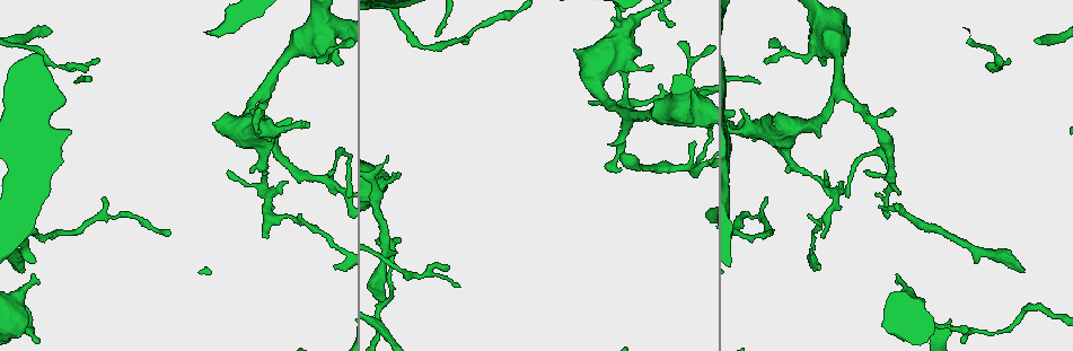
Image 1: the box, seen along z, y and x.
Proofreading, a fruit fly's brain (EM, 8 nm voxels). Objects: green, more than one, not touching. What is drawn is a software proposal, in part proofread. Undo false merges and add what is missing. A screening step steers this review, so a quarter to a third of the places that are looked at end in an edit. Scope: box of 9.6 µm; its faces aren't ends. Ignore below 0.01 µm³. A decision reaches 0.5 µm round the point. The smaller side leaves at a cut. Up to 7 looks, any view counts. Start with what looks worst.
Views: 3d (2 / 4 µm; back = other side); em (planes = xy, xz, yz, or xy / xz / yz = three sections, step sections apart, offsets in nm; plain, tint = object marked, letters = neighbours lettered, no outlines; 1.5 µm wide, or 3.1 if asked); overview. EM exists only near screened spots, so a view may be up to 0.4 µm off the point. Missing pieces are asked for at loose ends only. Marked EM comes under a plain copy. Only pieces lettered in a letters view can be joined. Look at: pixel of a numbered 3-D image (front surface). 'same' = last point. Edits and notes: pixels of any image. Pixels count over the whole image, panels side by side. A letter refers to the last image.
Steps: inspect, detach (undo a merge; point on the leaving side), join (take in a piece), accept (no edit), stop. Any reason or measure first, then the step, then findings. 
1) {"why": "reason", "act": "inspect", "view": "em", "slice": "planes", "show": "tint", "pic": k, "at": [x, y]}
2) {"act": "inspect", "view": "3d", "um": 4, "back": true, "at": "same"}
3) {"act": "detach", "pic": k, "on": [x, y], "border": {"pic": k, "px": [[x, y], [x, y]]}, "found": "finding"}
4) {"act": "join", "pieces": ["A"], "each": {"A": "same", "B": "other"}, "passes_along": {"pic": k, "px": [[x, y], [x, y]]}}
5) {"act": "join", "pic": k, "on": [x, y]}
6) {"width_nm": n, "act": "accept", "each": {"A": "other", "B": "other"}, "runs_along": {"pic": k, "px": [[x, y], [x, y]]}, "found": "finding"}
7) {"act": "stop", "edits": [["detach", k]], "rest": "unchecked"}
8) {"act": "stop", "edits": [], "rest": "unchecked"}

{"why": "free end", "act": "inspect", "view": "3d", "um": 4, "pic": 1, "at": [640, 49]}

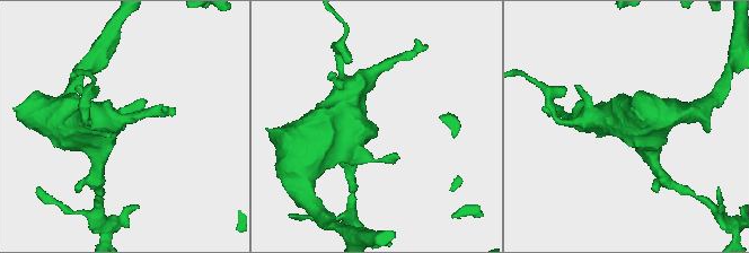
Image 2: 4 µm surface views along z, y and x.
{"why": "now the EM", "act": "inspect", "view": "em", "slice": "planes", "show": "tint", "pic": 2, "at": [123, 127]}

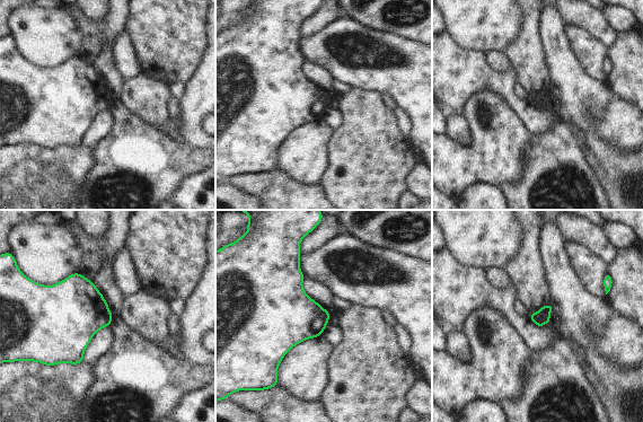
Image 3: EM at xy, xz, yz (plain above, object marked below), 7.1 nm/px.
{"act": "inspect", "view": "em", "slice": "planes", "show": "letters", "at": "same"}

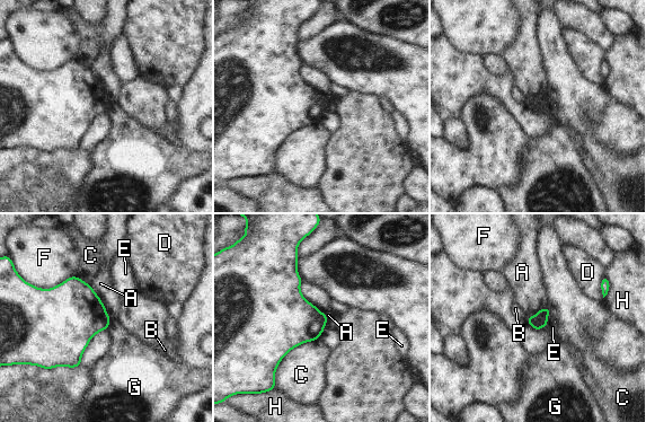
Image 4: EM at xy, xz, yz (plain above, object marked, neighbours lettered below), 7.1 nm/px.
{"act": "accept", "each": {"A": "other", "B": "other", "C": "other", "D": "other", "E": "other", "F": "other", "G": "other", "H": "other"}, "border": {"pic": 4, "px": [[111, 319], [106, 328]]}, "found": "none of them fits"}

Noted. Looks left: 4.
{"why": "free end", "act": "inspect", "view": "em", "slice": "planes", "show": "tint", "pic": 1, "at": [24, 272]}

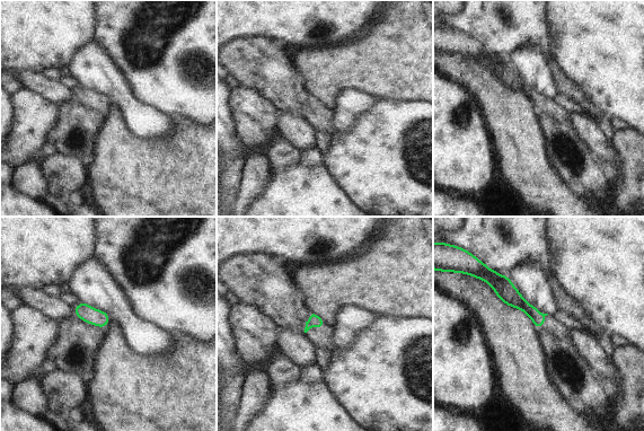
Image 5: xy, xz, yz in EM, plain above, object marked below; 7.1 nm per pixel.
{"why": "see the neighbours", "act": "inspect", "view": "em", "slice": "planes", "show": "letters", "at": "same"}

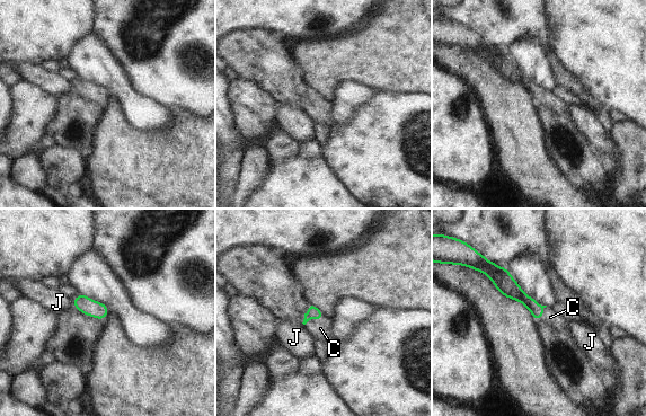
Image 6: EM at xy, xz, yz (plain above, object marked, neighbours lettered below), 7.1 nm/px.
{"act": "join", "pieces": ["C"], "each": {"C": "same", "J": "other"}, "passes_along": {"pic": 6, "px": [[313, 312], [313, 318], [320, 328]]}, "found": "it goes on there"}

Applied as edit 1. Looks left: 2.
{"why": "free end", "act": "inspect", "view": "3d", "um": 2, "pic": 1, "at": [335, 170]}

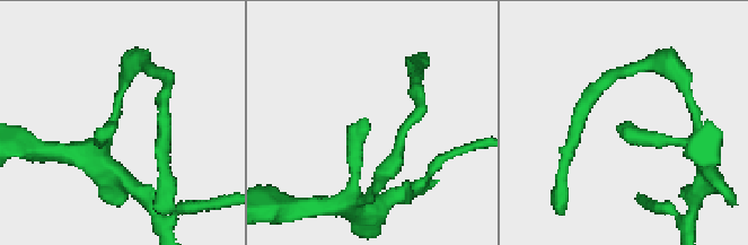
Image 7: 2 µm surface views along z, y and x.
{"why": "shape alone is not enough", "act": "inspect", "view": "em", "slice": "planes", "show": "letters", "pic": 7, "at": [620, 127]}

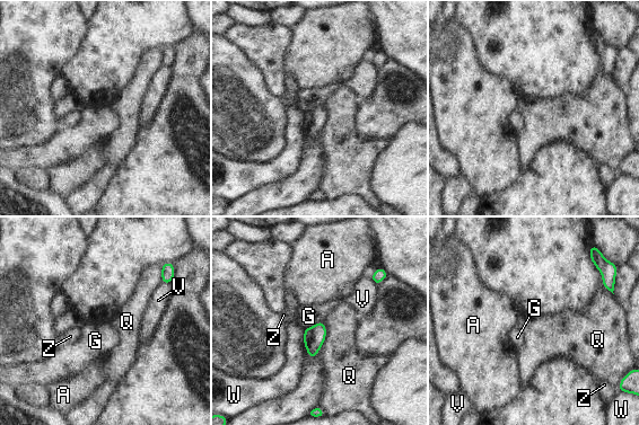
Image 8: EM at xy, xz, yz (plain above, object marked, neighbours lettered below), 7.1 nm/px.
{"width_nm": 150, "act": "accept", "each": {"A": "other", "G": "other", "Q": "other", "V": "other", "W": "other", "Z": "other"}, "border": {"pic": 8, "px": [[322, 320], [304, 329]]}, "found": "none of them fits"}

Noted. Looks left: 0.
{"act": "stop", "edits": [["join", 6]], "rest": "unchecked"}

